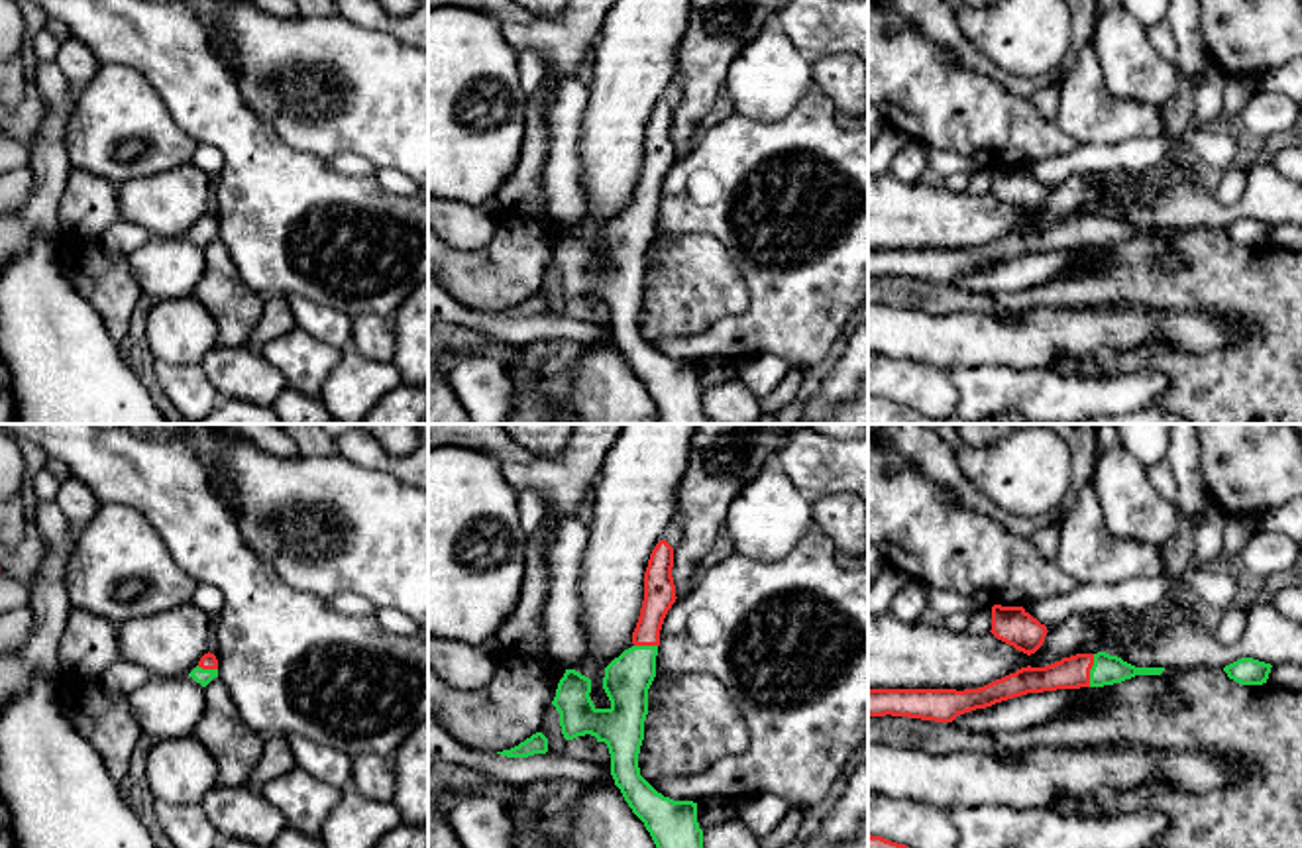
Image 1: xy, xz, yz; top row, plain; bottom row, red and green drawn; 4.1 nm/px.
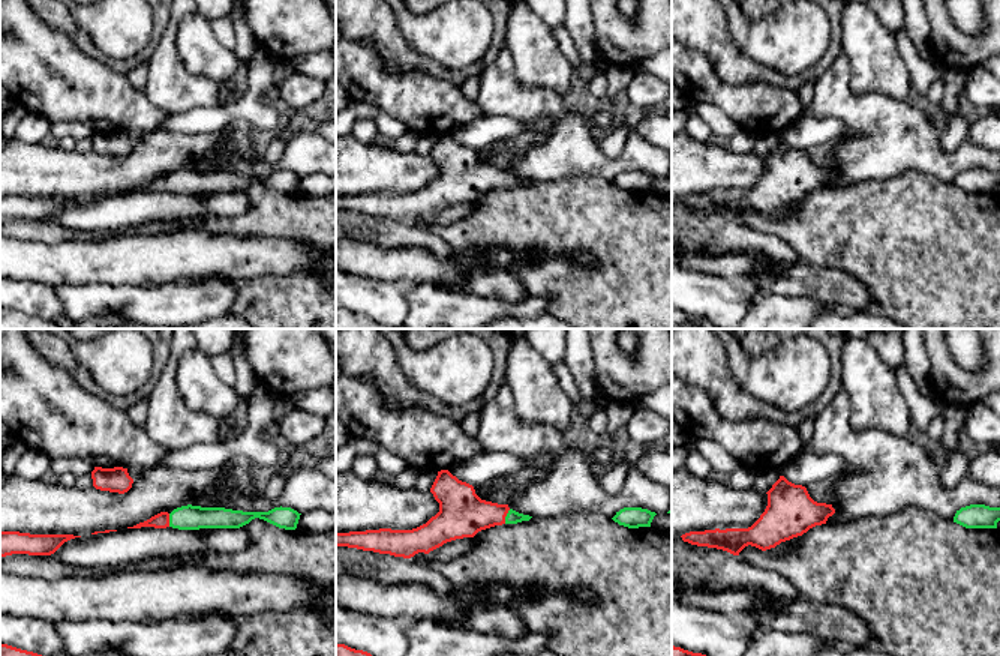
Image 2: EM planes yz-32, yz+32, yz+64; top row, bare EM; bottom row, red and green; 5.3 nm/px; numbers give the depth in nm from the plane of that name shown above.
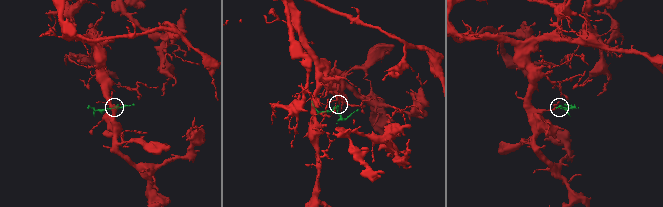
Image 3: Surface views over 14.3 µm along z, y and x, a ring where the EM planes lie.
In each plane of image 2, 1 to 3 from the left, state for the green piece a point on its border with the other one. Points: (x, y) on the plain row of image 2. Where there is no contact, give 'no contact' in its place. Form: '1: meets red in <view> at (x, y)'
1: meets red in yz-32 at (168, 183)
2: meets red in yz+32 at (505, 179)
3: no contact

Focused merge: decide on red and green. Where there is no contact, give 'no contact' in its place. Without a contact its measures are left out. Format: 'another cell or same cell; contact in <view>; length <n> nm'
same cell; contact in yz; length 140 nm

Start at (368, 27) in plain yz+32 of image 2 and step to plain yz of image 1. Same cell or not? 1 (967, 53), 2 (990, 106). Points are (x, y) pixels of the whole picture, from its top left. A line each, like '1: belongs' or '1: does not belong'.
1: belongs
2: does not belong

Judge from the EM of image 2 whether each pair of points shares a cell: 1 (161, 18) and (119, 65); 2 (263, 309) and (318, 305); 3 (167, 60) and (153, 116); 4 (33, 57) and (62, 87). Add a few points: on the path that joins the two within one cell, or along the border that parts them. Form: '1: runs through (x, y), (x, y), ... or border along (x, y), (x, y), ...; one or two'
1: runs through (156, 33), (152, 45), (134, 60); one
2: runs through (276, 309), (305, 309); one
3: border along (143, 90), (155, 105), (170, 114); two
4: runs through (39, 65), (54, 80); one

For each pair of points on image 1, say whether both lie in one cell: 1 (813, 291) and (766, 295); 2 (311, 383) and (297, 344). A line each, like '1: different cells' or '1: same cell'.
1: same cell
2: same cell

